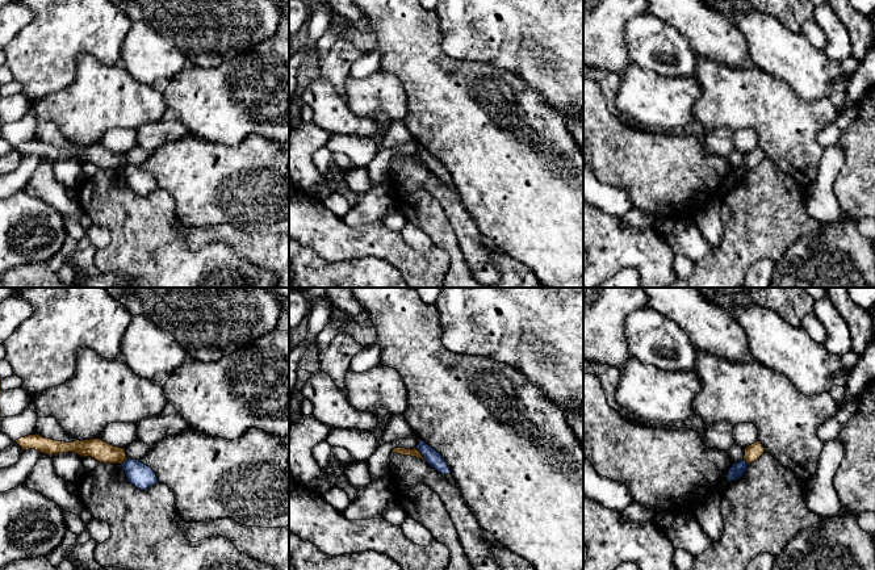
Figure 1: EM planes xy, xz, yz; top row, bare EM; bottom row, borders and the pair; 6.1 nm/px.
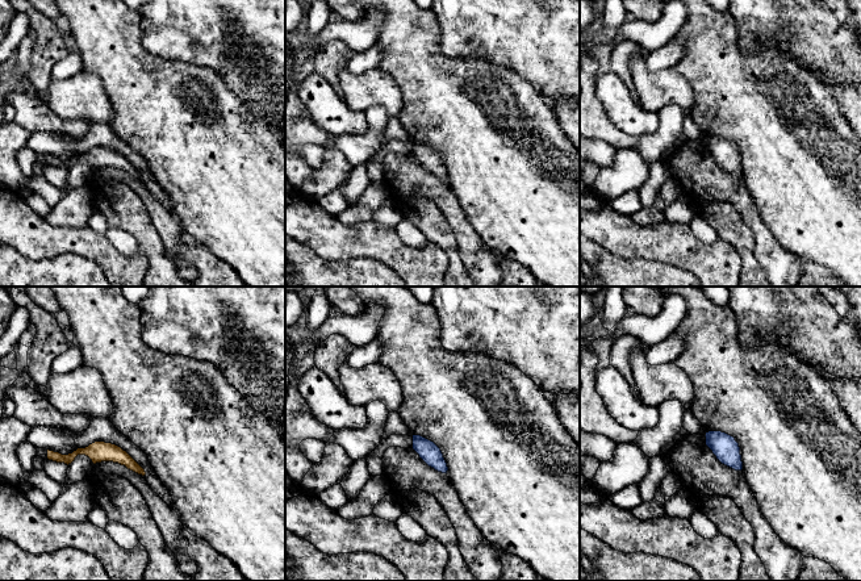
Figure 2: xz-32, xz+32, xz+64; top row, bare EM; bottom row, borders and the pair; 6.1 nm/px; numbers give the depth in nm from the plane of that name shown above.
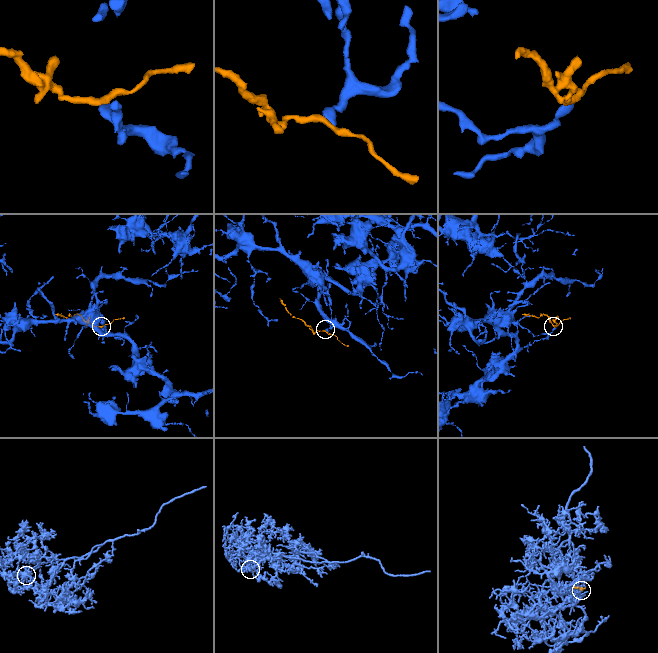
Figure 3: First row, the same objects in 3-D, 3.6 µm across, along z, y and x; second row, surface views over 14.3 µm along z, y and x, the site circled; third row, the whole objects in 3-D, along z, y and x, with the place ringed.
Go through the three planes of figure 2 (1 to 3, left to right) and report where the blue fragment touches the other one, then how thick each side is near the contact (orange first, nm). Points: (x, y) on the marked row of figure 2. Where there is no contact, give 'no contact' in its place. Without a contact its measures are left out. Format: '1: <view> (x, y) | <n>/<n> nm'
1: no contact
2: no contact
3: no contact

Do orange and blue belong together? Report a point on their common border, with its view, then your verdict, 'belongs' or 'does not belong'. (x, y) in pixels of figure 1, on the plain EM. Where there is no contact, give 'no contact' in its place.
xz (421, 160) | does not belong

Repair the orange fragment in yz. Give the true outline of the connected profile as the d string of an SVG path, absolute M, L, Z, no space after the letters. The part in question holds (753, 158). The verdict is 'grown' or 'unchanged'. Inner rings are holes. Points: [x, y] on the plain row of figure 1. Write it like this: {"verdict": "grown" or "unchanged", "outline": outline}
{"verdict": "unchanged", "outline": "M757 147L749 151L748 154L745 154L744 167L752 169L757 167L763 159L765 159L763 151L759 147Z"}

